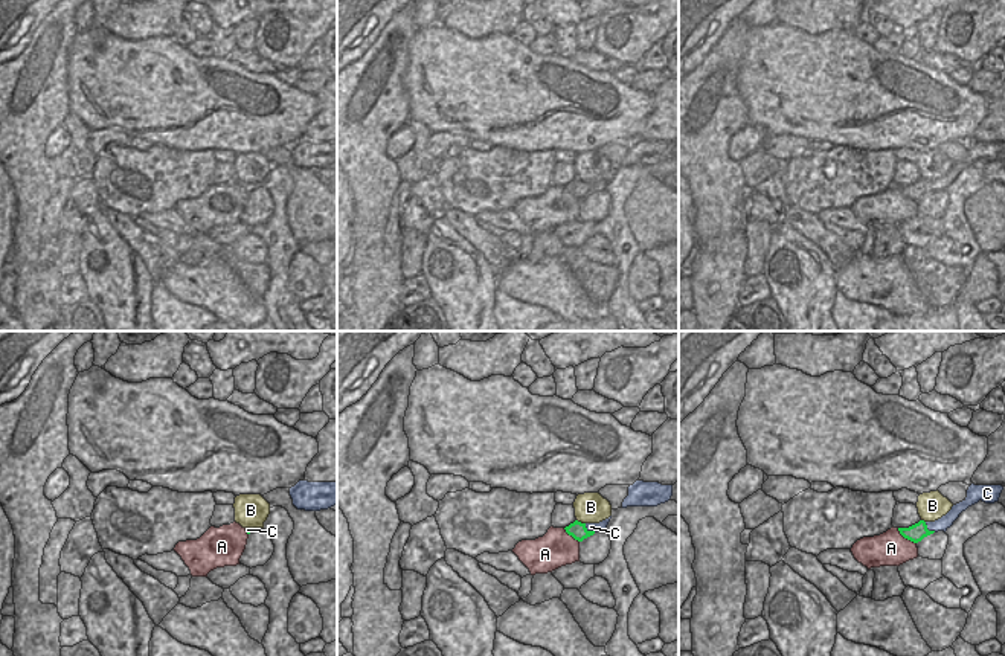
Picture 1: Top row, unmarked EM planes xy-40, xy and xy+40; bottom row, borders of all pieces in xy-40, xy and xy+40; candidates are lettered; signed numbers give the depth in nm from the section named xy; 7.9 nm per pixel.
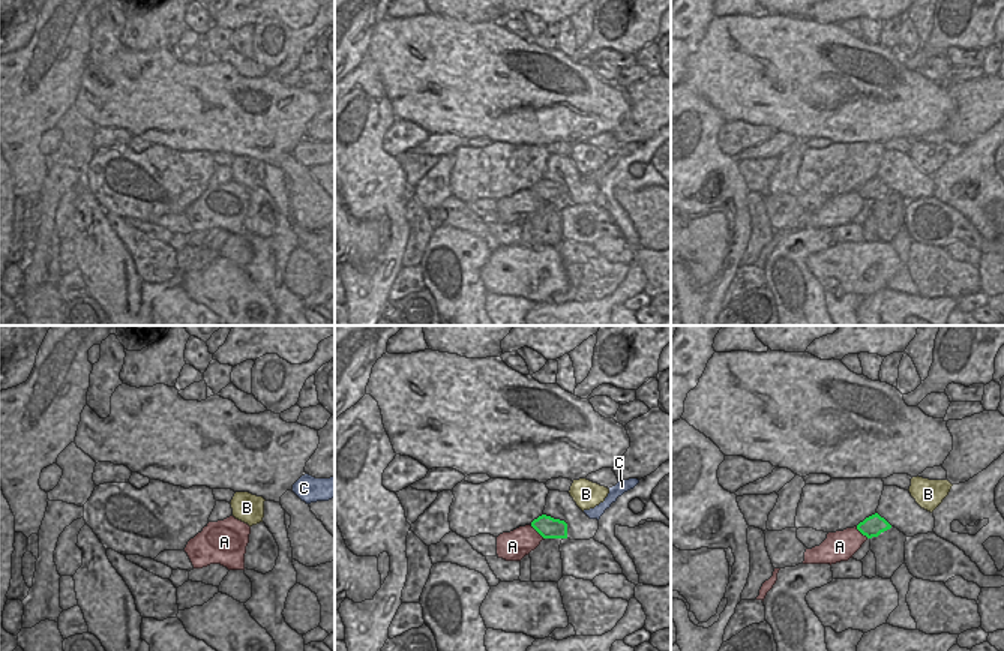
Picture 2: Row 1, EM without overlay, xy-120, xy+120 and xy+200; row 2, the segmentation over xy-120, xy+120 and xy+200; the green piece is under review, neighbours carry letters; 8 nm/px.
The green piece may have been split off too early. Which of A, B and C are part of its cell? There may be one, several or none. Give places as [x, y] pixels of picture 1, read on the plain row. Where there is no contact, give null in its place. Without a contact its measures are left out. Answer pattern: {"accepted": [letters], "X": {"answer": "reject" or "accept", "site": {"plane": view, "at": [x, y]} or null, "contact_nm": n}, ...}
{"accepted": ["C"], "A": {"answer": "reject", "site": {"plane": "xy+40", "at": [906, 196]}, "contact_nm": 200}, "B": {"answer": "reject", "site": {"plane": "xy", "at": [580, 180]}, "contact_nm": 80}, "C": {"answer": "accept", "site": {"plane": "xy", "at": [589, 189]}, "contact_nm": 120}}

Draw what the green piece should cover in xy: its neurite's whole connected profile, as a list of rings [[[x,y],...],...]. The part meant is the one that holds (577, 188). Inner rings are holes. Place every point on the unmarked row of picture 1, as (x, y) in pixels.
[[[612,174],[599,182],[581,182],[575,178],[569,185],[566,185],[566,191],[572,194],[575,198],[583,200],[584,197],[593,194],[598,189],[605,189]]]

